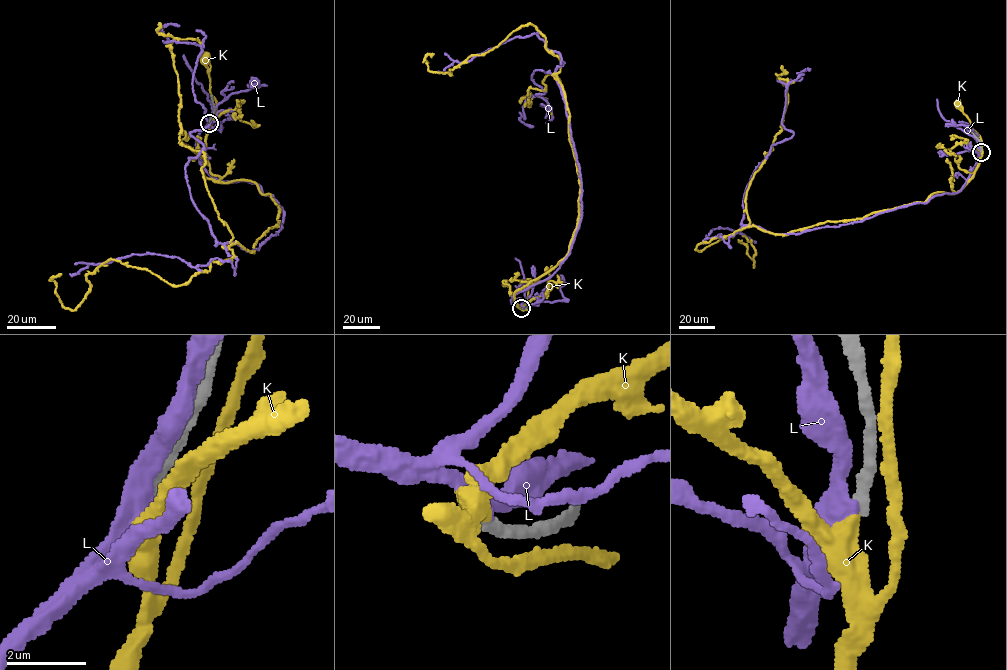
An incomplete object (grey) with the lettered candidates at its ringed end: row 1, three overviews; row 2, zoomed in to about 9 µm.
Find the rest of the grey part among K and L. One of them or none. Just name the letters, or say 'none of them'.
none of them

